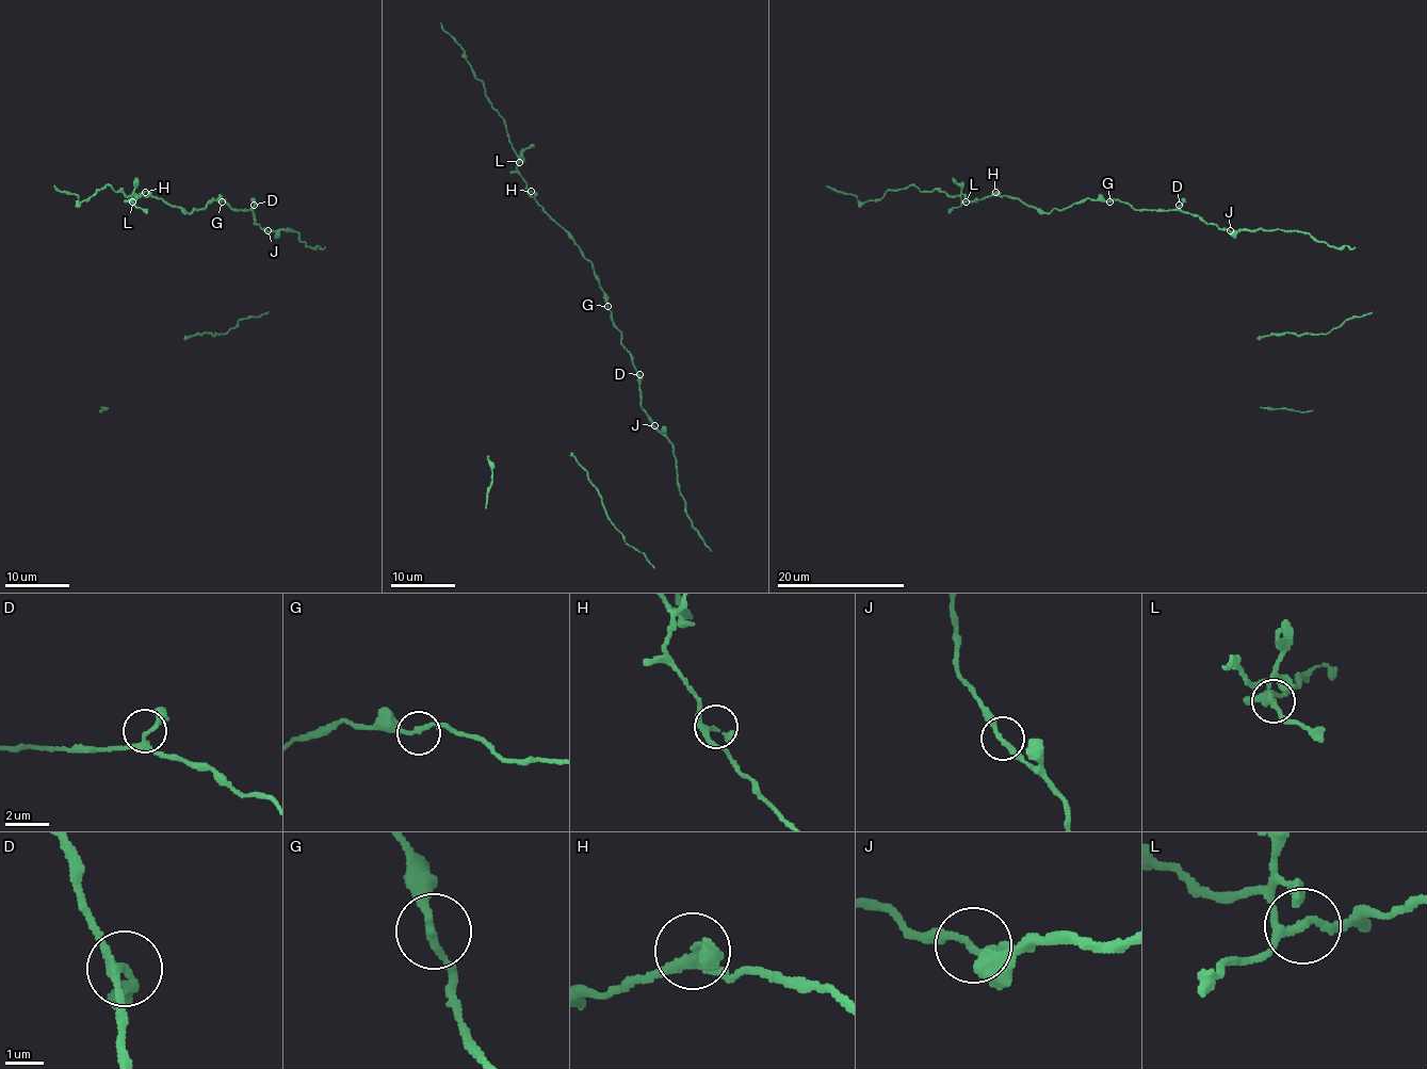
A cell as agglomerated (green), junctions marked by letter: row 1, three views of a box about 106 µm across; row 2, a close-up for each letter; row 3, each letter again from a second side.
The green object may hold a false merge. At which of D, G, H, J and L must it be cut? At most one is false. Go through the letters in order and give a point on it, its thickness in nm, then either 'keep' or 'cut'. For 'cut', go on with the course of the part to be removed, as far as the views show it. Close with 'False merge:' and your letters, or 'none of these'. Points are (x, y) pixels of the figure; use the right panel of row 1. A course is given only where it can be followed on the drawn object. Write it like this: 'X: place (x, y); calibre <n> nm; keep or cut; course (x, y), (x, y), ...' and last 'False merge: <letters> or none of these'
D: place (1179, 205); calibre 200 nm; keep
G: place (1109, 201); calibre 200 nm; keep
H: place (995, 192); calibre 200 nm; keep
J: place (1230, 230); calibre 190 nm; keep
L: place (966, 201); calibre 200 nm; keep
False merge: none of these

